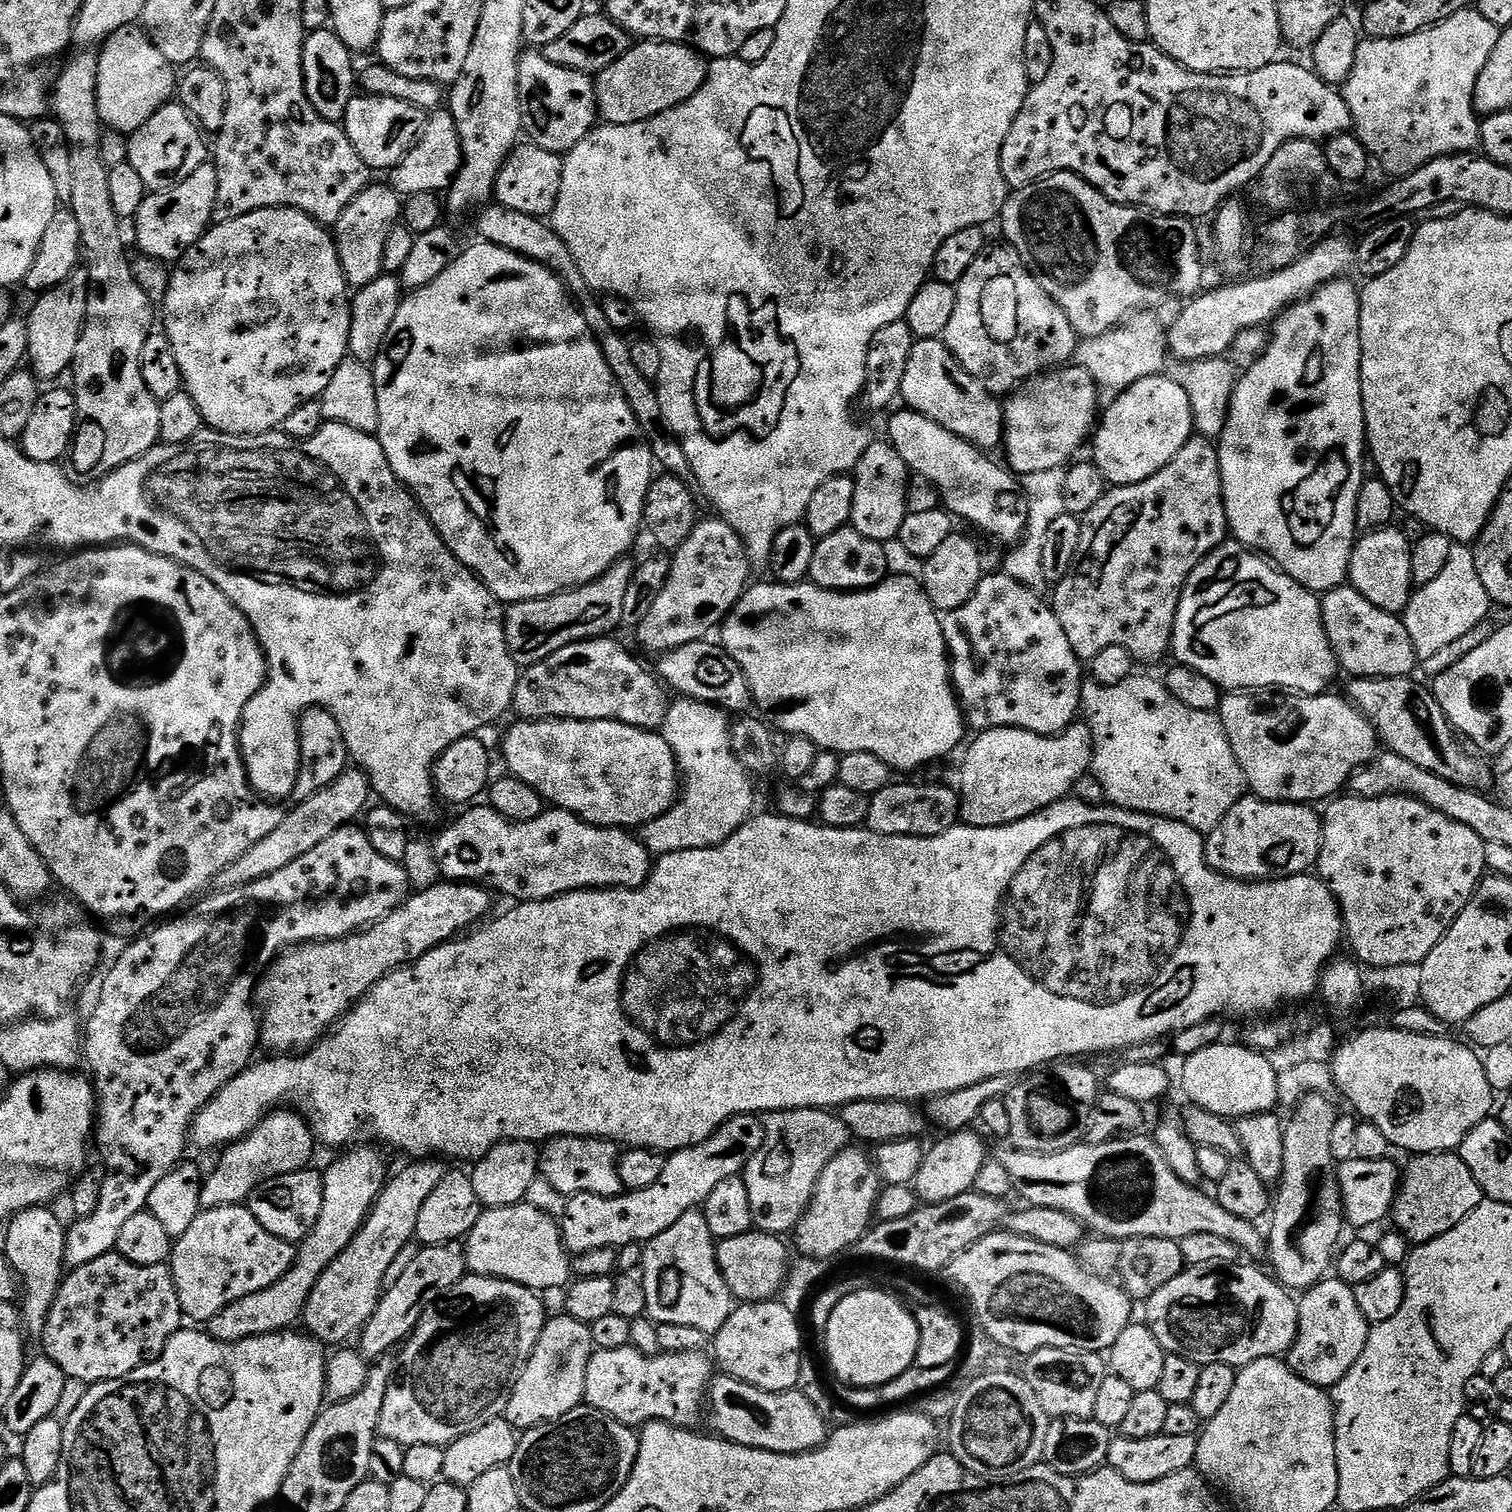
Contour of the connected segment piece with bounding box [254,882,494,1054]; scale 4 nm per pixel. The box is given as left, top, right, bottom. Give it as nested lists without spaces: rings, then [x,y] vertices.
[[[467,882],[439,883],[422,889],[417,896],[416,893],[409,895],[403,906],[395,908],[390,914],[386,914],[386,918],[382,918],[377,924],[365,928],[362,932],[337,940],[317,940],[298,944],[277,956],[259,977],[256,986],[254,1000],[258,1005],[259,1043],[263,1047],[265,1044],[272,1054],[303,1053],[329,1035],[330,1030],[335,1029],[352,1011],[353,1004],[357,1004],[371,988],[376,987],[376,983],[383,976],[389,976],[397,968],[405,967],[409,961],[422,958],[440,944],[449,943],[465,930],[479,925],[489,915],[487,912],[492,908],[494,896],[487,887]]]

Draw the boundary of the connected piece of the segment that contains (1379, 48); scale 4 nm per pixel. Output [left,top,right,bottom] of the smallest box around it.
[1342,6,1501,178]

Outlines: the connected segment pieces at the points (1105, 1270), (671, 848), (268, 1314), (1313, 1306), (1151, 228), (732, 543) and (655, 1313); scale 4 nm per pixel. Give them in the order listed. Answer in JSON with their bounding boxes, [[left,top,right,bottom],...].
[[1075,1236,1186,1302],[638,698,754,858],[206,1147,386,1344],[1286,1278,1370,1390],[998,172,1205,338],[634,518,749,654],[640,1209,734,1336]]

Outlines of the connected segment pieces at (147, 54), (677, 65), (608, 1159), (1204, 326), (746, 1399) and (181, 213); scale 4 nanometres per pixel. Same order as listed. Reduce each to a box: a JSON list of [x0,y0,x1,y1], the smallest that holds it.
[[98,26,178,134],[595,40,709,124],[540,1136,625,1197],[1167,234,1357,361],[706,1375,830,1454],[134,162,218,262]]

